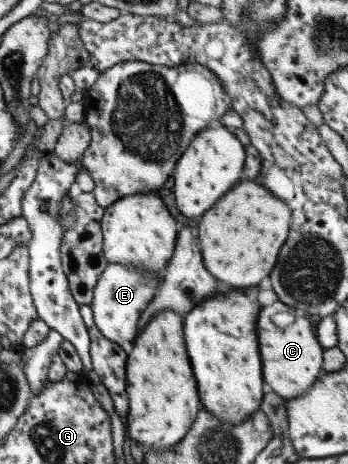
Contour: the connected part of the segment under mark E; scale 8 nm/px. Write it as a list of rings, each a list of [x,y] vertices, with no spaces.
[[[106,264],[98,281],[93,287],[93,294],[89,306],[93,313],[93,323],[98,331],[109,342],[118,344],[132,343],[136,337],[138,326],[147,312],[147,305],[153,298],[159,279],[152,272],[143,272],[138,268],[120,264]]]

